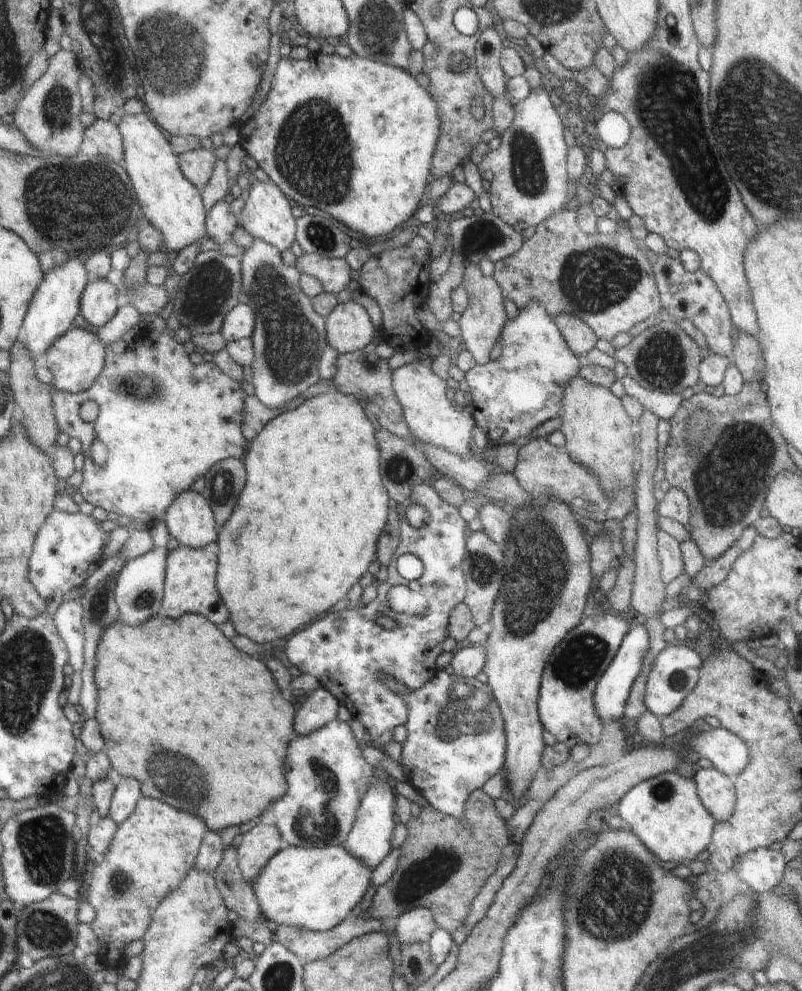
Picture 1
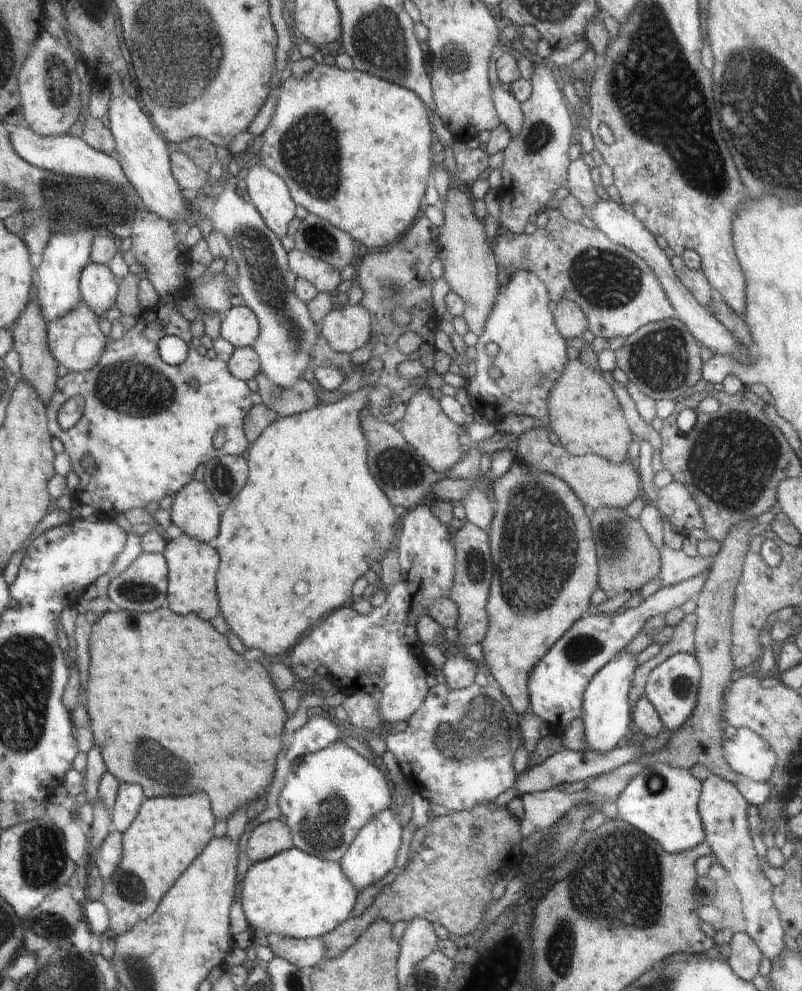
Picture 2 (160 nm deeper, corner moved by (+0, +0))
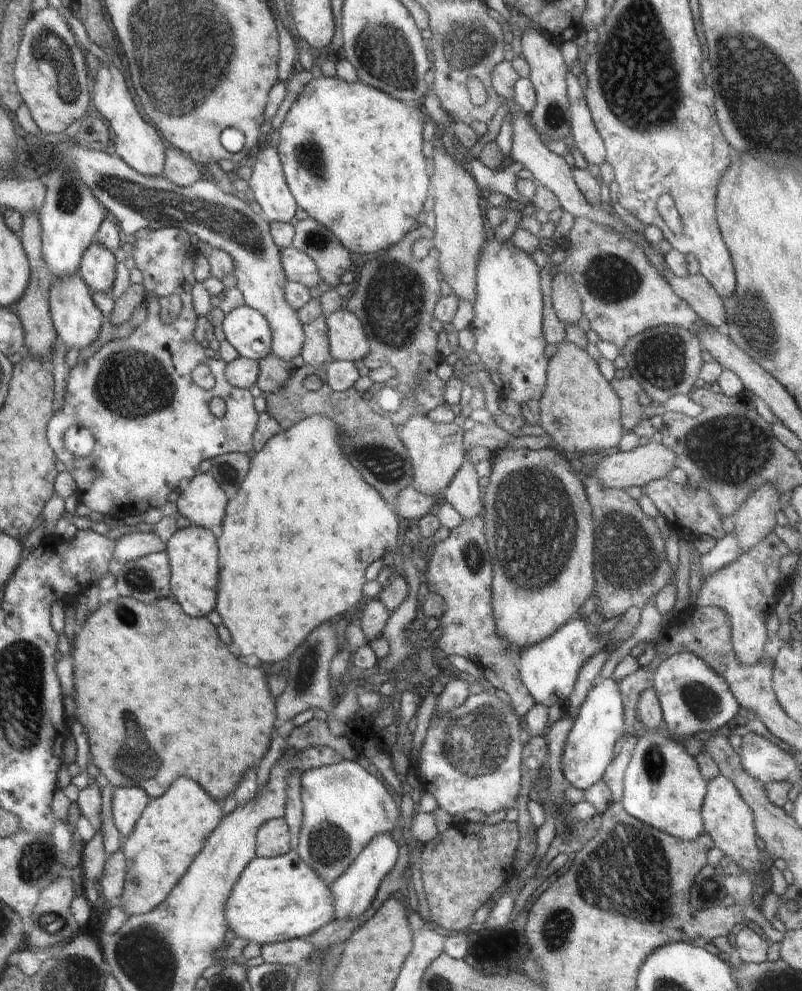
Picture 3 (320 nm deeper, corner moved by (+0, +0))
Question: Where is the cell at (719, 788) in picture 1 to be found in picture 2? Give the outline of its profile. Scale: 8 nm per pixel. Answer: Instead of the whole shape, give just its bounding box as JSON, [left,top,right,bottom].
[699,773,786,962]

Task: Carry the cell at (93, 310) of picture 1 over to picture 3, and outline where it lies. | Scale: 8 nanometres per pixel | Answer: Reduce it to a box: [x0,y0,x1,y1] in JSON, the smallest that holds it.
[80,242,116,295]

